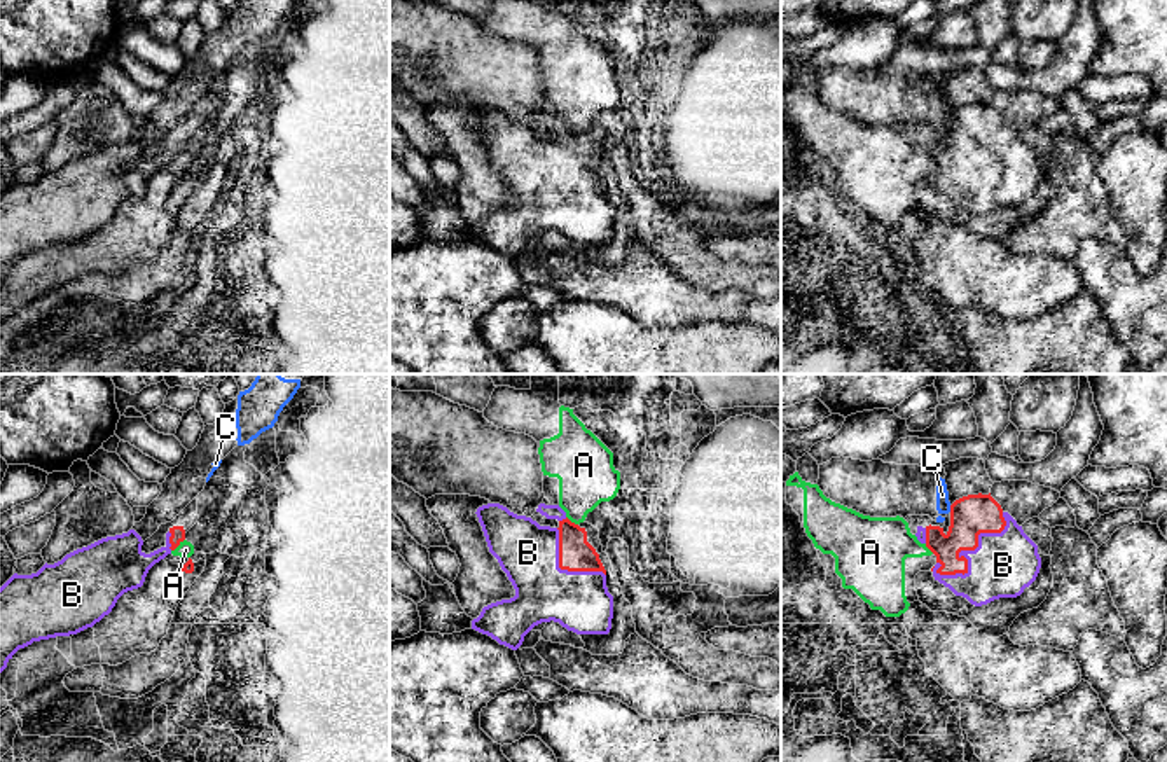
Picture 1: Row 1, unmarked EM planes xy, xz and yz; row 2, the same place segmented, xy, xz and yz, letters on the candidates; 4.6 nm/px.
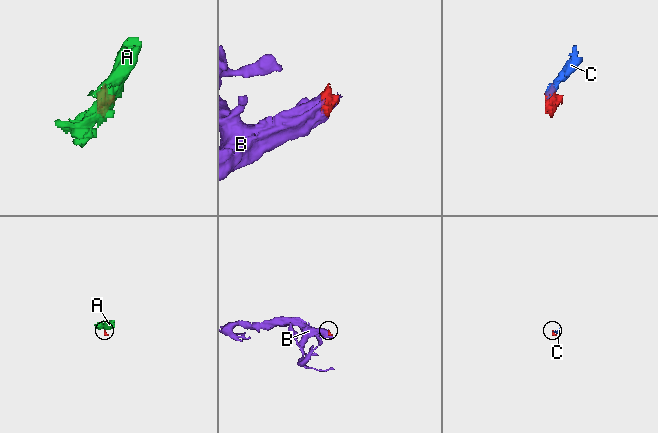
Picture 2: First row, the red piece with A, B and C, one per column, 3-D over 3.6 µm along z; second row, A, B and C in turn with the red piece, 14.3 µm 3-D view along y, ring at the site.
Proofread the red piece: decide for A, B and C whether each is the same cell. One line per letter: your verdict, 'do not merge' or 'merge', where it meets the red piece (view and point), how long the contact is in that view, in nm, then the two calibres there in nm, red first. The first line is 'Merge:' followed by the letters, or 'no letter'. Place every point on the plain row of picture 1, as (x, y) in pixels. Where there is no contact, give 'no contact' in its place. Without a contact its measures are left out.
Merge: B
A: do not merge | xy (177, 154) | 90 nm | 60/80 nm
B: merge | yz (966, 158) | 420 nm | 190/300 nm
C: do not merge | yz (951, 117) | 30 nm | 190/60 nm

